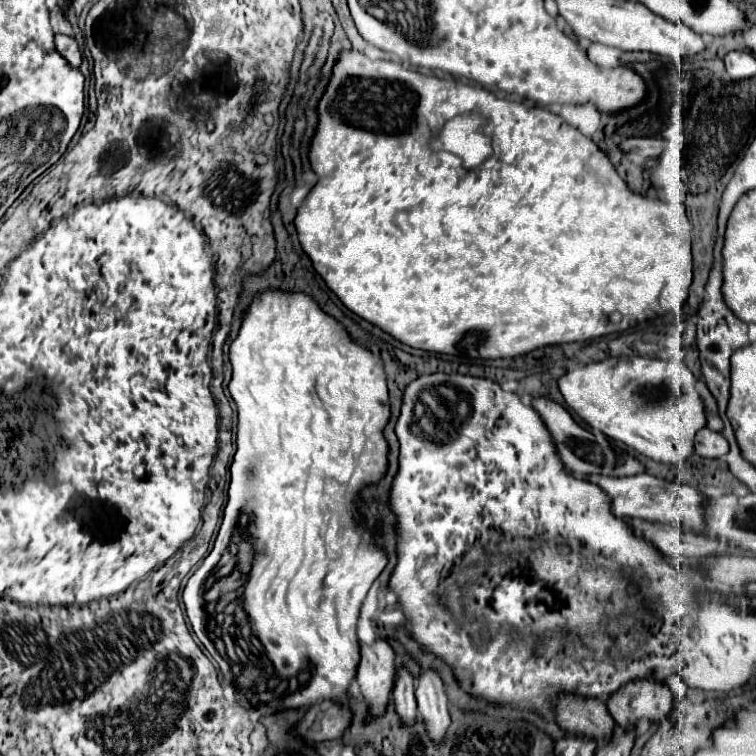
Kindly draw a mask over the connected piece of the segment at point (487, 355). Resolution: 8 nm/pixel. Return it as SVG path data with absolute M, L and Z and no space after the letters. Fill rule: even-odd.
M343 51L333 69L331 83L323 99L319 101L319 125L311 141L309 161L319 177L319 183L311 189L307 201L301 205L295 217L295 227L305 253L311 257L315 271L325 279L329 289L335 291L335 295L343 301L345 307L349 307L353 313L381 327L383 331L397 337L409 347L447 355L467 355L473 359L513 359L549 345L583 343L599 339L603 335L621 333L641 321L665 315L671 311L669 289L675 285L677 277L679 309L687 301L689 285L693 279L693 257L691 223L683 207L671 209L669 203L633 195L627 183L617 175L607 155L589 137L585 137L579 129L571 127L563 117L541 107L531 109L509 99L499 99L485 89L439 79L435 75L421 75L409 71L395 61L371 61L363 53ZM471 111L479 113L485 119L483 133L491 137L493 155L479 167L467 171L465 167L461 167L457 155L433 151L429 147L429 141L435 131L439 133L443 129L449 119Z

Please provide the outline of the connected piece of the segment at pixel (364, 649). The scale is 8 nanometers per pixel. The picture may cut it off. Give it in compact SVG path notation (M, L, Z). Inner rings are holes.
M377 637L371 645L361 643L361 659L357 665L357 683L371 707L371 715L381 715L391 697L395 679L395 655L391 645Z

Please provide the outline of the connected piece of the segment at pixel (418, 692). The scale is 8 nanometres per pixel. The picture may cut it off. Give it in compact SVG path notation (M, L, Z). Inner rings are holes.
M433 669L421 671L415 679L415 699L417 711L425 719L427 733L433 737L433 741L441 741L449 725L449 701L443 681Z

